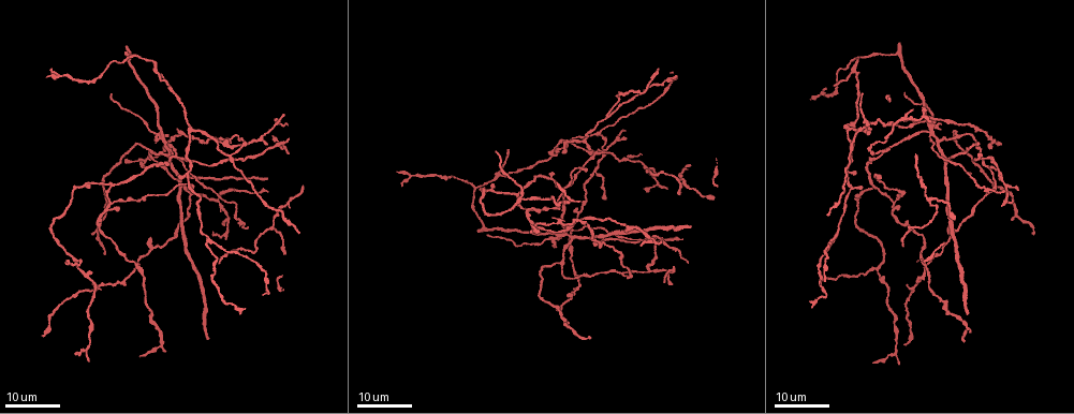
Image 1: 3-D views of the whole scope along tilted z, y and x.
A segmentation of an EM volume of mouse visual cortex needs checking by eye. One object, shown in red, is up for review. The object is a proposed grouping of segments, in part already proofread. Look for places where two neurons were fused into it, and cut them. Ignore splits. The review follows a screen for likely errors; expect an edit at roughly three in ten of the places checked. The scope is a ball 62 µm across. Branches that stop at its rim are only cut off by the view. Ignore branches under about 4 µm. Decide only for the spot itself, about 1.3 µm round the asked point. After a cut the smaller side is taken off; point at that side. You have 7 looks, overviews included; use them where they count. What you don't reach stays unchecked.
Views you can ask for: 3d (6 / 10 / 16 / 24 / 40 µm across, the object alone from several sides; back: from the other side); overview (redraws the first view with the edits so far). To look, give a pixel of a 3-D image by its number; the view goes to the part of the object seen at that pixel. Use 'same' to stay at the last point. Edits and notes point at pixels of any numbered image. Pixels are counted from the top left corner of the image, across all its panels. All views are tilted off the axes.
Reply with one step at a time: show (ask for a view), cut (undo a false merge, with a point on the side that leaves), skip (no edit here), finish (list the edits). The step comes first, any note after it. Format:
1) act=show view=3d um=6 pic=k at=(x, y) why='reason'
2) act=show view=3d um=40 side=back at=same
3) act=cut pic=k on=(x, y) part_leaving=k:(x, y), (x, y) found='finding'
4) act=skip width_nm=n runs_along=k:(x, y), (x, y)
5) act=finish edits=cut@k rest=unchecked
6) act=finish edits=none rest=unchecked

act=show view=3d um=16 pic=1 at=(929, 134) why='looks like a crossing'

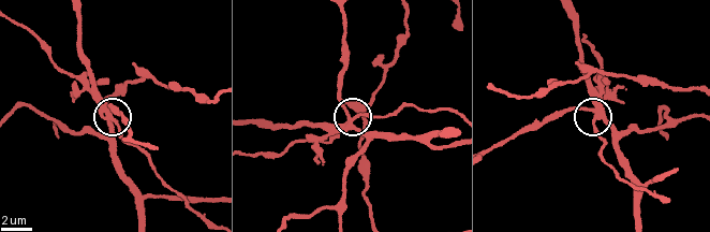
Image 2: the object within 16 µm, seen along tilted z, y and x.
act=show view=3d um=6 pic=2 at=(347, 115) why='zoom in'

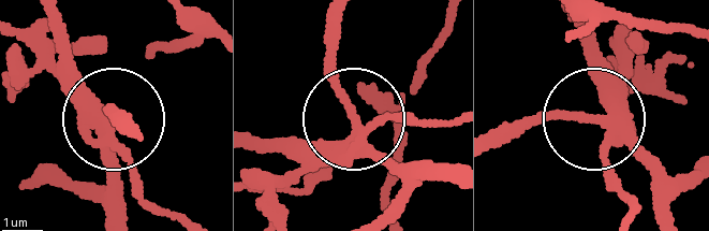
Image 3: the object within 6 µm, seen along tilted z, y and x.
act=cut pic=3 on=(48, 60) part_leaving=3:(84, 112), (88, 129), (181, 221) found='two neurons meet here'

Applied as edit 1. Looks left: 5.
act=show view=3d um=16 pic=1 at=(850, 128) why='branch point'

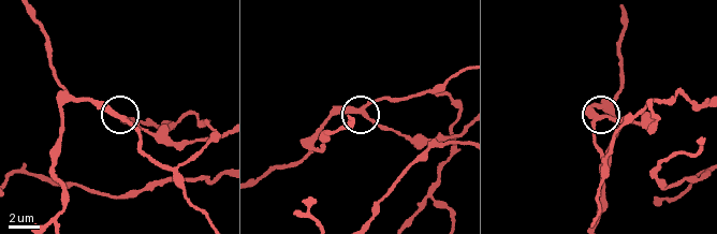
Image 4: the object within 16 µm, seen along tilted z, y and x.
act=show view=3d um=6 pic=4 at=(122, 120)

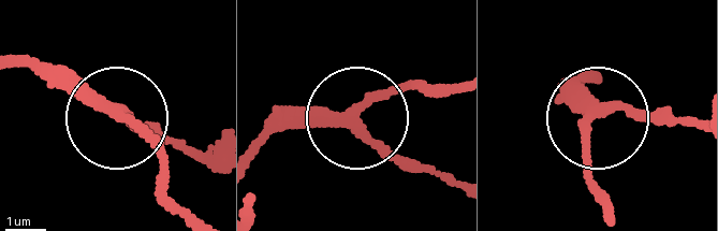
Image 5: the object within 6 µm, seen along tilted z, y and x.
act=skip width_nm=230 runs_along=5:(15, 58), (187, 146) found='one neuron here'

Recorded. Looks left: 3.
act=show view=3d um=16 pic=1 at=(892, 204) why='arms part here'

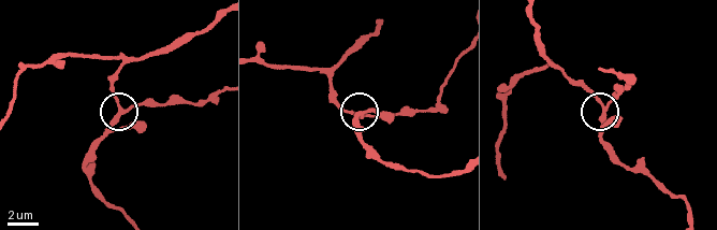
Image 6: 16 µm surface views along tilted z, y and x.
act=show view=3d um=10 pic=6 at=(604, 109)

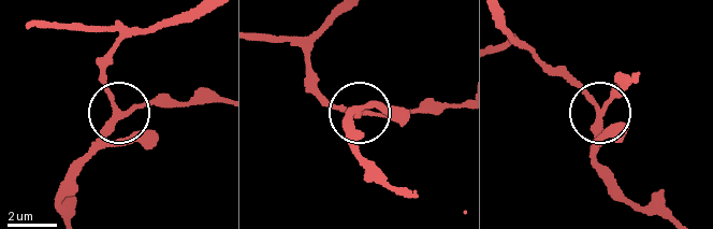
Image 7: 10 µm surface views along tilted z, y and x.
act=skip width_nm=230 found='continuous, no second neuron'

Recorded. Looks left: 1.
act=finish edits=cut@3 rest=unchecked

